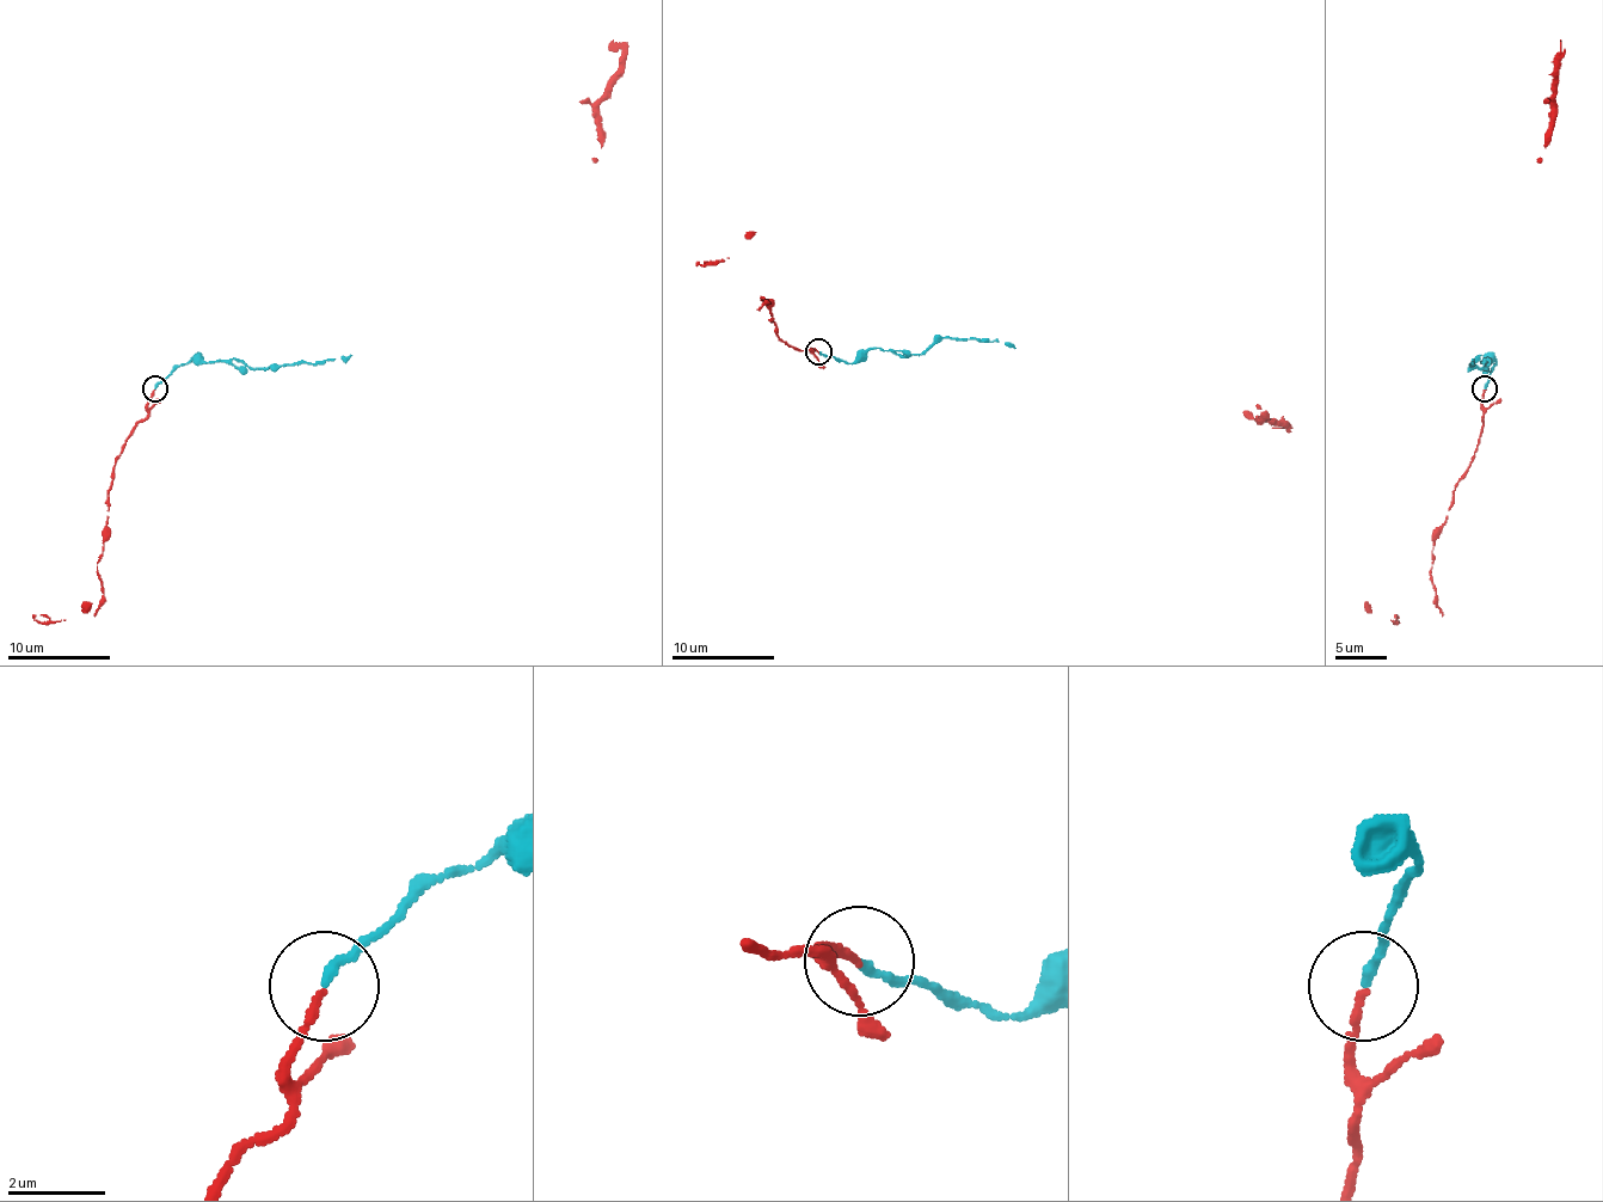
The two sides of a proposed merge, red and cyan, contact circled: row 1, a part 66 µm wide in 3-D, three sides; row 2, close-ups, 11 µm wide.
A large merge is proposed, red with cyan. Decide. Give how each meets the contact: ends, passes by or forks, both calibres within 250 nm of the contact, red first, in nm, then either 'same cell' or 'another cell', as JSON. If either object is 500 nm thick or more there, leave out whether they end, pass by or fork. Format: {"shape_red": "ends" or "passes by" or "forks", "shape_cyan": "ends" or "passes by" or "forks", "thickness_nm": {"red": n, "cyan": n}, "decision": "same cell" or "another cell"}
{"shape_red": "ends", "shape_cyan": "ends", "thickness_nm": {"red": 150, "cyan": 180}, "decision": "same cell"}

